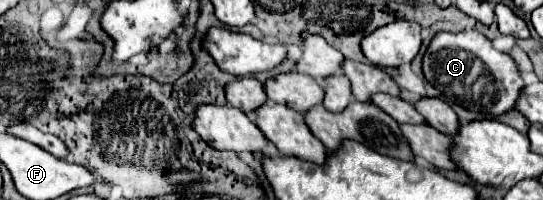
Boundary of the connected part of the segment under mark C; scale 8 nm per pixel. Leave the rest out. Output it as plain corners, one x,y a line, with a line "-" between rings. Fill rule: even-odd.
477,30
437,34
423,58
423,72
425,78
443,94
443,98
485,116
501,116
513,110
525,86
515,60
509,54
495,50

